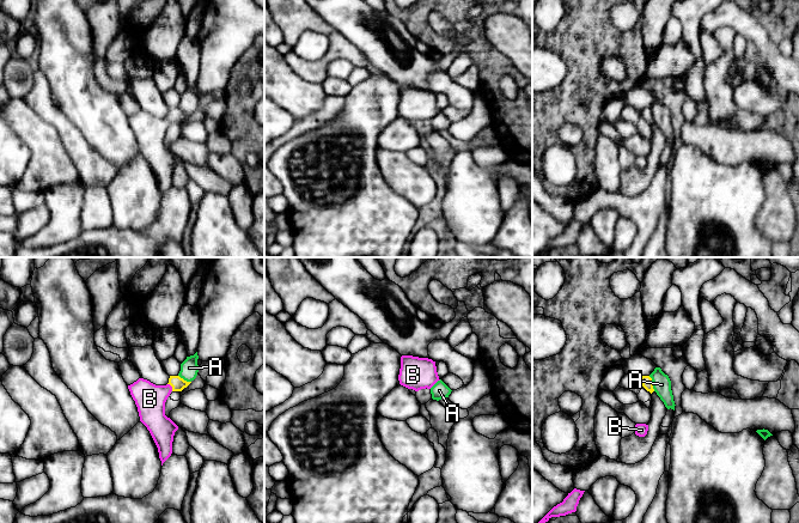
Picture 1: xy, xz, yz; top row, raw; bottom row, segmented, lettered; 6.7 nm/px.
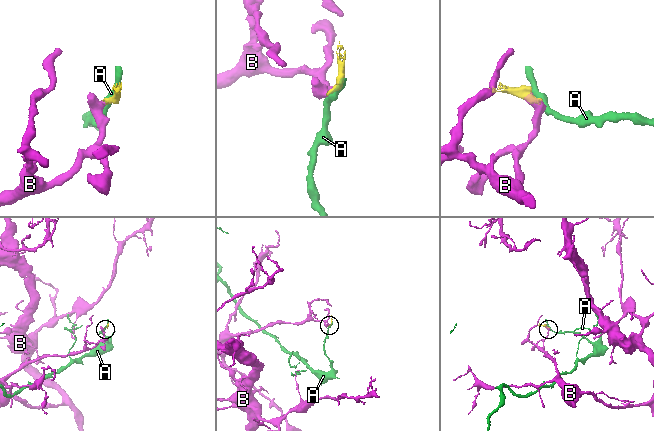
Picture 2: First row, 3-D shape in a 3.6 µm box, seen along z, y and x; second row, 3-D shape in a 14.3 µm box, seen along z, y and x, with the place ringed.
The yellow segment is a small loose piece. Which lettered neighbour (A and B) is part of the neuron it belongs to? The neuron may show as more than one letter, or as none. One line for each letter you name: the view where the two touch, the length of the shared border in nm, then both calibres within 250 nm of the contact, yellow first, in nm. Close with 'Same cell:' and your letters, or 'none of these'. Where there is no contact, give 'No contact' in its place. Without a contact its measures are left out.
B: Touches yellow in xy. Shared border 70 nm. Thickness 90 nm (yellow) against 200 nm
Same cell: B

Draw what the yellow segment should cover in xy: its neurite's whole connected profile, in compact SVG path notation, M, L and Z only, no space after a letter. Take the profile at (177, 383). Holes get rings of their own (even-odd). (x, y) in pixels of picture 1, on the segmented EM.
M170 376L166 385L155 385L144 378L128 385L140 421L147 427L158 448L161 466L172 454L173 436L178 430L178 426L165 415L165 402L172 391L182 391L190 383L179 376Z

